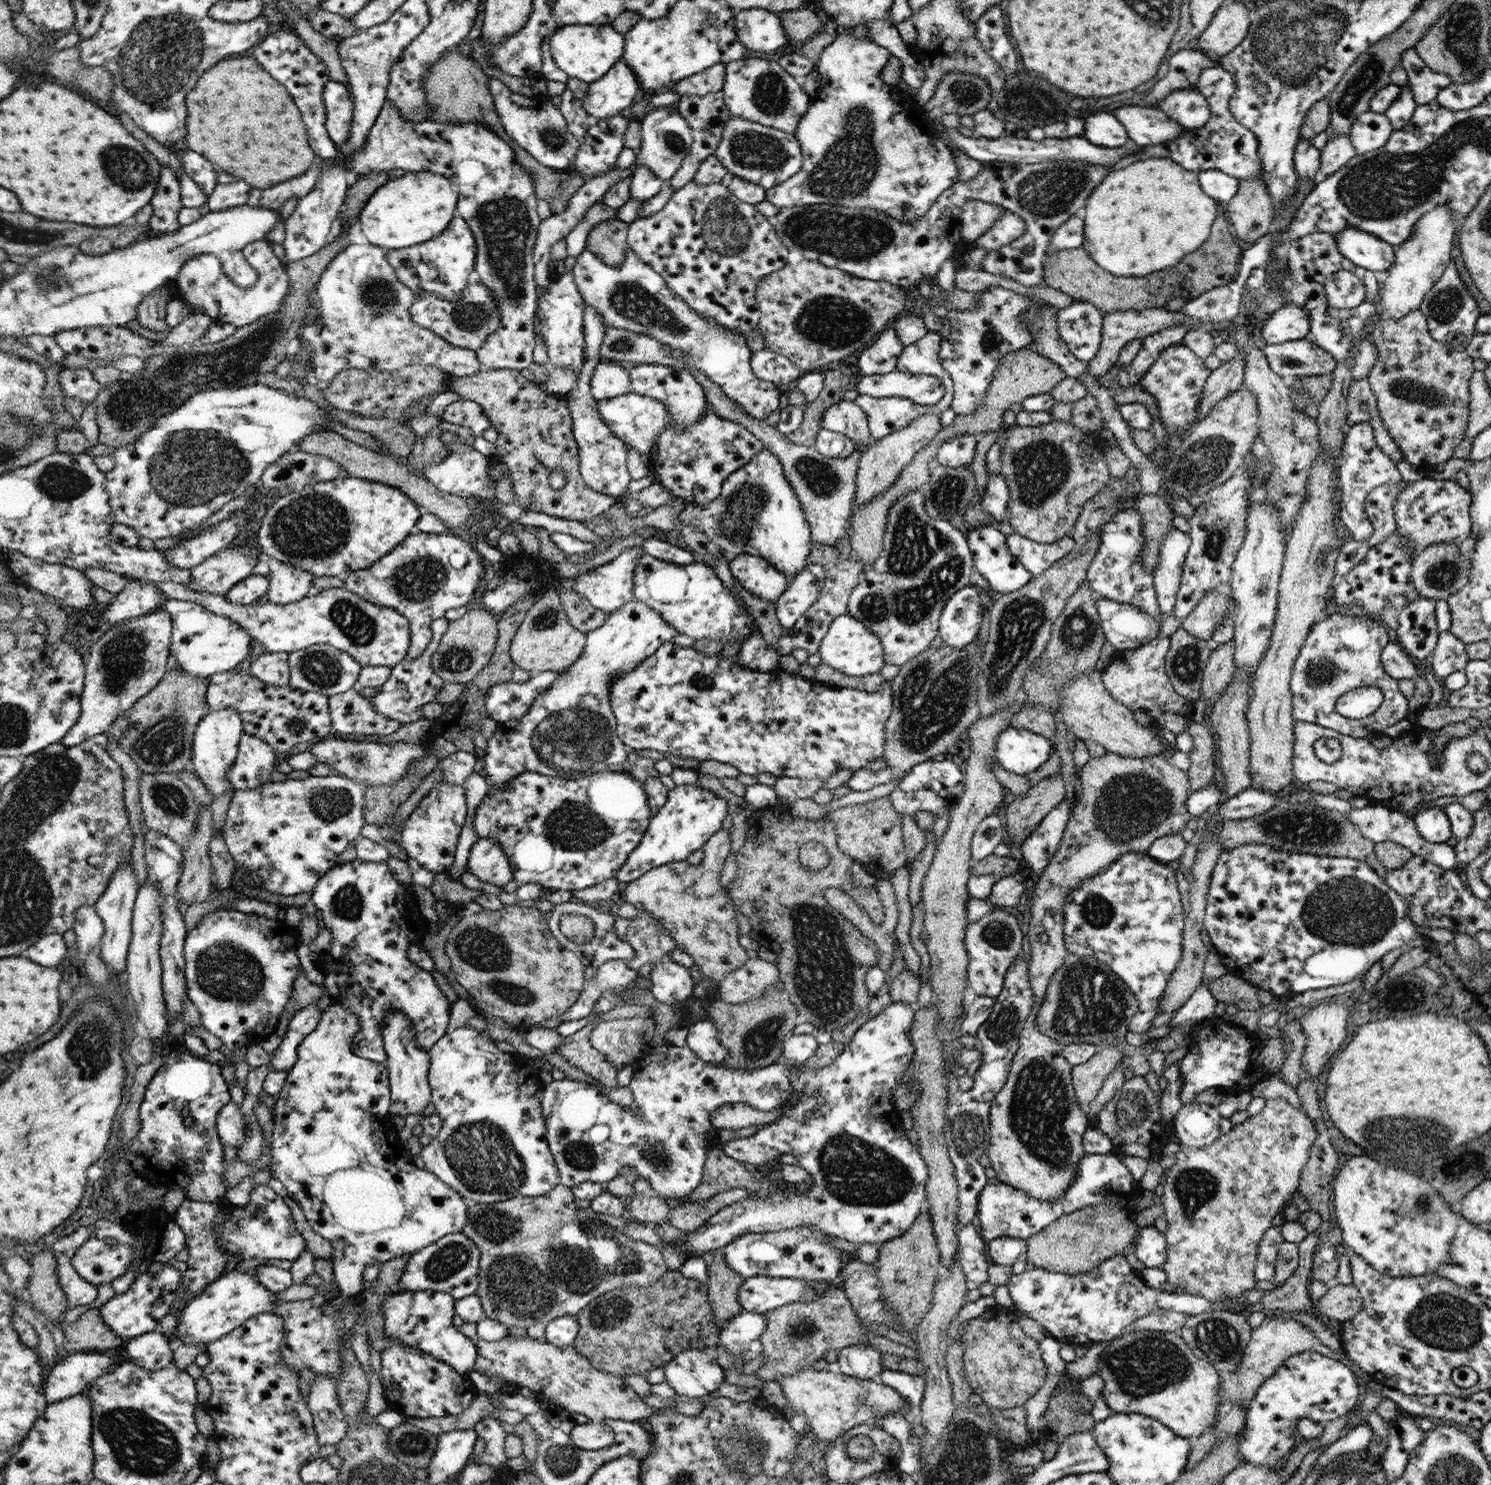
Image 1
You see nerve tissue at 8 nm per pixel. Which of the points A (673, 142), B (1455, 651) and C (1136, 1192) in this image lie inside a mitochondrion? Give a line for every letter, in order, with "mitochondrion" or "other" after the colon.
A: mitochondrion
B: other
C: other

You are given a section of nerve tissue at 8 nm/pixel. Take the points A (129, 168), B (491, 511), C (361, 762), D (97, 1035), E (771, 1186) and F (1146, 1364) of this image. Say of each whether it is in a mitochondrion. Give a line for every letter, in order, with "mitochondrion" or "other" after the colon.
A: mitochondrion
B: other
C: mitochondrion
D: mitochondrion
E: other
F: mitochondrion

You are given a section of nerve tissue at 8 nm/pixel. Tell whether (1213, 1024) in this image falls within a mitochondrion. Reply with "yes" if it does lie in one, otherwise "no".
no

